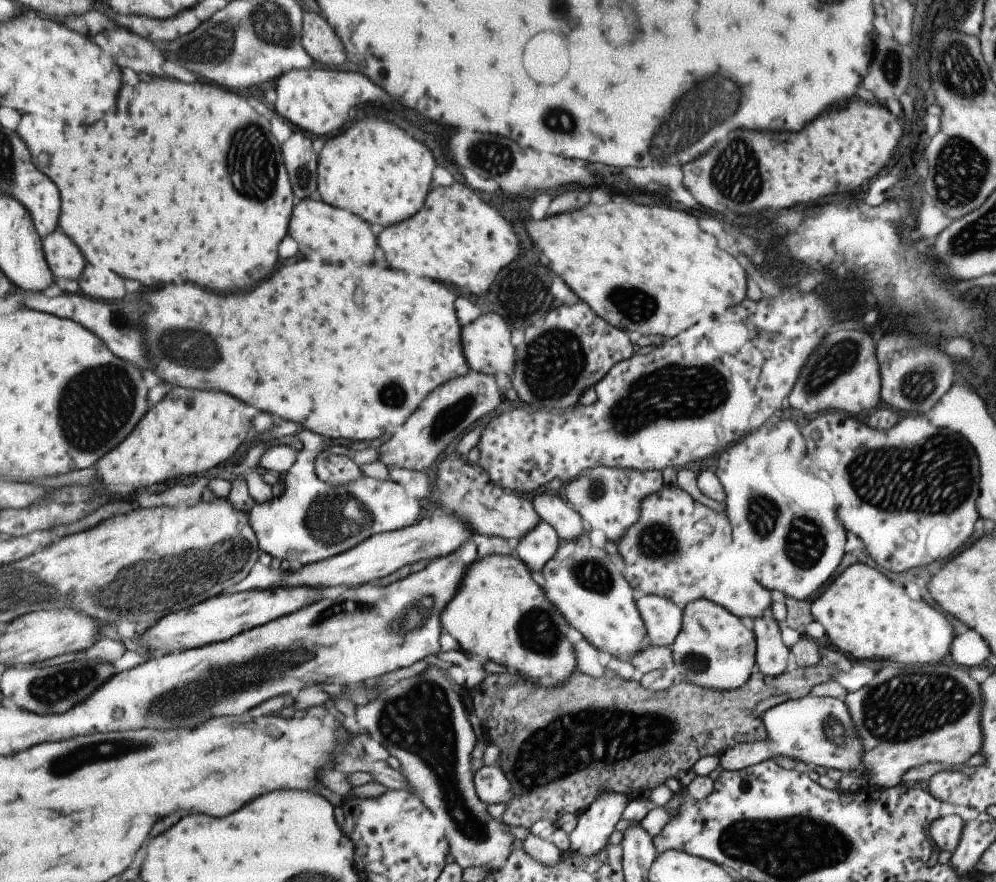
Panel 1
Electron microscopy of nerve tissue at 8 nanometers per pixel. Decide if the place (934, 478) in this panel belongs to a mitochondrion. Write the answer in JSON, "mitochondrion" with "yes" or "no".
{"mitochondrion":"yes"}

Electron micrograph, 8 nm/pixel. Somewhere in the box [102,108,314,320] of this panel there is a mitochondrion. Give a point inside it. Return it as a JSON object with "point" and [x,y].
{"point":[250,163]}

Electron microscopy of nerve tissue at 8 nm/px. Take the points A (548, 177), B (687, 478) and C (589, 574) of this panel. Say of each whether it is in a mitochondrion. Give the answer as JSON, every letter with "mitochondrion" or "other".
{"A":"other","B":"other","C":"mitochondrion"}

